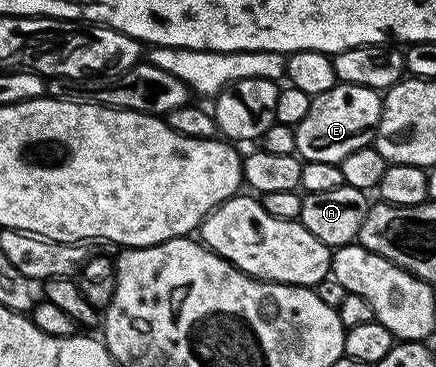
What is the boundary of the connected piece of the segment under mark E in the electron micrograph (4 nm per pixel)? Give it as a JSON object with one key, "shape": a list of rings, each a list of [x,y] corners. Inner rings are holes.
{"shape":[[[345,83],[333,85],[328,91],[310,98],[308,115],[304,115],[296,127],[297,156],[303,162],[341,165],[352,151],[360,151],[360,147],[373,142],[382,114],[382,99],[383,94],[377,89]]]}

